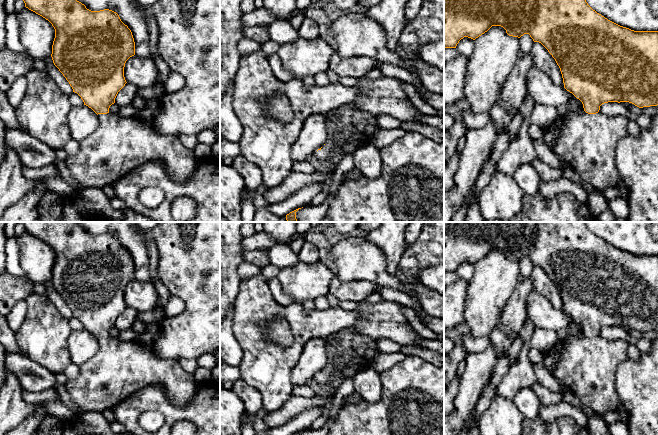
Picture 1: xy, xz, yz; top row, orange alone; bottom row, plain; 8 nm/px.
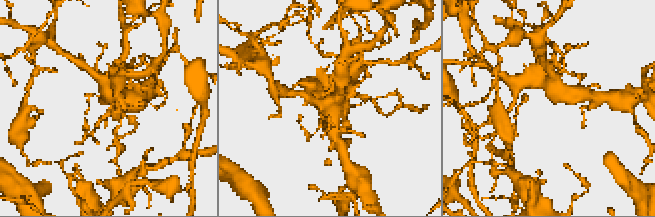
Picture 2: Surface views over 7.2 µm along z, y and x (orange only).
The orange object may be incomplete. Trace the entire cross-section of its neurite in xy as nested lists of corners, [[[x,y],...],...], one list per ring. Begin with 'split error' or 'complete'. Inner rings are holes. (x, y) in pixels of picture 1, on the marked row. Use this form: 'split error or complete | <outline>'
split error | [[[23,0],[25,7],[48,20],[55,29],[52,45],[52,60],[73,89],[98,116],[99,125],[95,131],[80,142],[80,150],[74,156],[68,156],[64,161],[70,175],[83,187],[102,189],[105,185],[113,185],[135,168],[150,162],[161,162],[173,181],[187,182],[195,173],[199,159],[193,150],[186,148],[179,137],[157,133],[153,125],[145,125],[136,116],[120,116],[109,111],[118,92],[127,83],[124,77],[126,61],[135,55],[135,42],[131,30],[125,25],[119,15],[109,9],[91,11],[77,0]]]

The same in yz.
split error | [[[444,0],[444,48],[456,48],[459,41],[464,37],[475,40],[487,32],[492,26],[503,27],[506,33],[513,37],[520,38],[524,34],[529,34],[534,42],[541,43],[559,66],[564,88],[583,104],[584,114],[567,113],[562,116],[560,132],[552,145],[552,151],[566,161],[570,168],[577,172],[583,181],[590,183],[597,191],[603,192],[609,187],[617,186],[620,177],[619,171],[616,168],[615,149],[617,142],[628,134],[627,123],[629,117],[605,115],[599,111],[600,106],[608,102],[629,102],[639,108],[658,105],[658,31],[634,31],[620,26],[593,10],[586,0]]]

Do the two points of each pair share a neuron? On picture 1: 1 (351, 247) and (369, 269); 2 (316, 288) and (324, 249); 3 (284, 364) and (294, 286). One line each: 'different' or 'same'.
1: same
2: different
3: different

